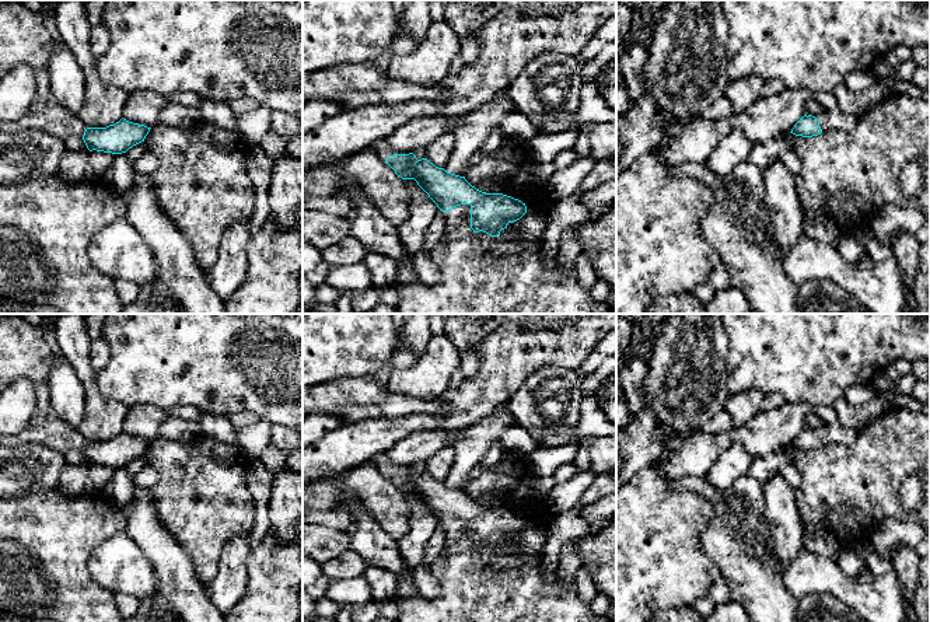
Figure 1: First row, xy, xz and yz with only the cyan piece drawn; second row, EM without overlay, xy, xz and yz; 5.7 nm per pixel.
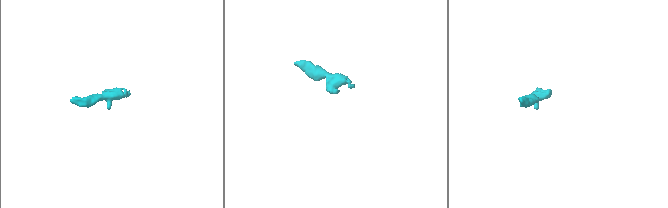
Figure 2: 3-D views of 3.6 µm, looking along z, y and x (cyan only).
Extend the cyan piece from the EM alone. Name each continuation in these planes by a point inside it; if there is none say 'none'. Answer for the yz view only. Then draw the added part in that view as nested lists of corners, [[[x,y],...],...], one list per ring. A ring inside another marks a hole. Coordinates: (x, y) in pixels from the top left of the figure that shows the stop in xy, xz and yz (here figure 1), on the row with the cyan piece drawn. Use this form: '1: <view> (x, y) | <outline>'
1: yz (836, 119) | [[[839,108],[833,111],[825,111],[821,113],[814,113],[812,116],[815,116],[819,120],[822,133],[828,133],[833,130],[849,132],[853,130],[859,123],[859,116],[846,113]]]

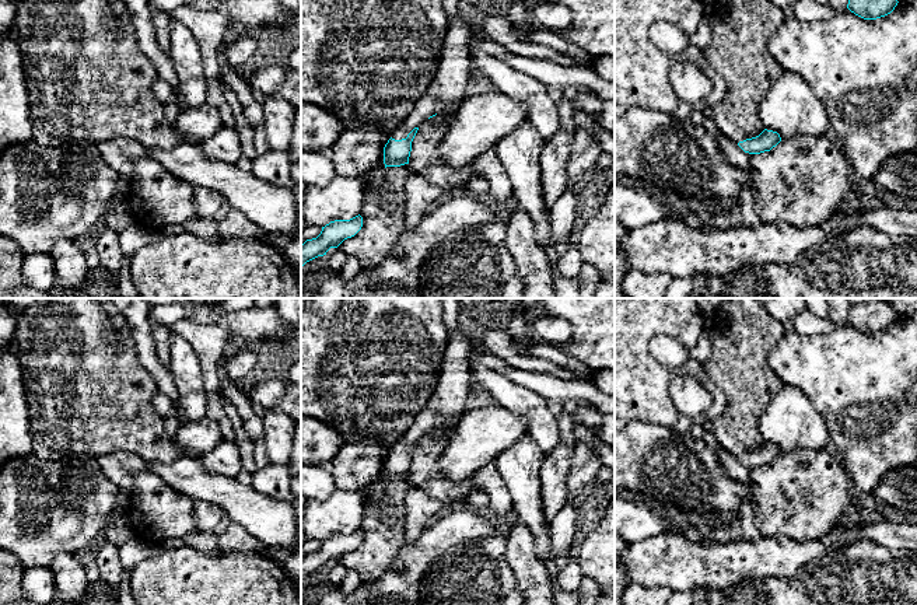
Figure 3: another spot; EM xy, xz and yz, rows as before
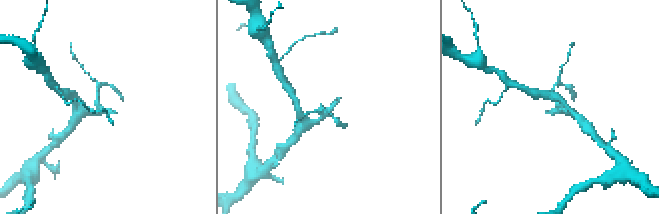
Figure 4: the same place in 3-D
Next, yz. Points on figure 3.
1: yz (732, 153) | [[[718,133],[717,134],[717,140],[718,140],[718,144],[720,144],[720,148],[721,148],[721,153],[725,158],[725,161],[735,167],[735,168],[741,168],[741,169],[746,169],[749,162],[750,162],[750,158],[752,158],[752,154],[749,153],[745,153],[736,141],[725,137],[724,134]]]

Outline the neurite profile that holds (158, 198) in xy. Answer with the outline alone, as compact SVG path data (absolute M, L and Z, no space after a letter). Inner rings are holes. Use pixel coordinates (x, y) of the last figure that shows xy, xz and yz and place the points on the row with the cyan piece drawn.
M150 157L134 161L127 199L144 227L162 230L168 224L199 218L193 192L192 185Z

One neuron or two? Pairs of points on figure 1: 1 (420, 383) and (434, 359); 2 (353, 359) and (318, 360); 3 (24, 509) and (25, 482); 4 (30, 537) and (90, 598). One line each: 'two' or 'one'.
1: one
2: one
3: two
4: one

